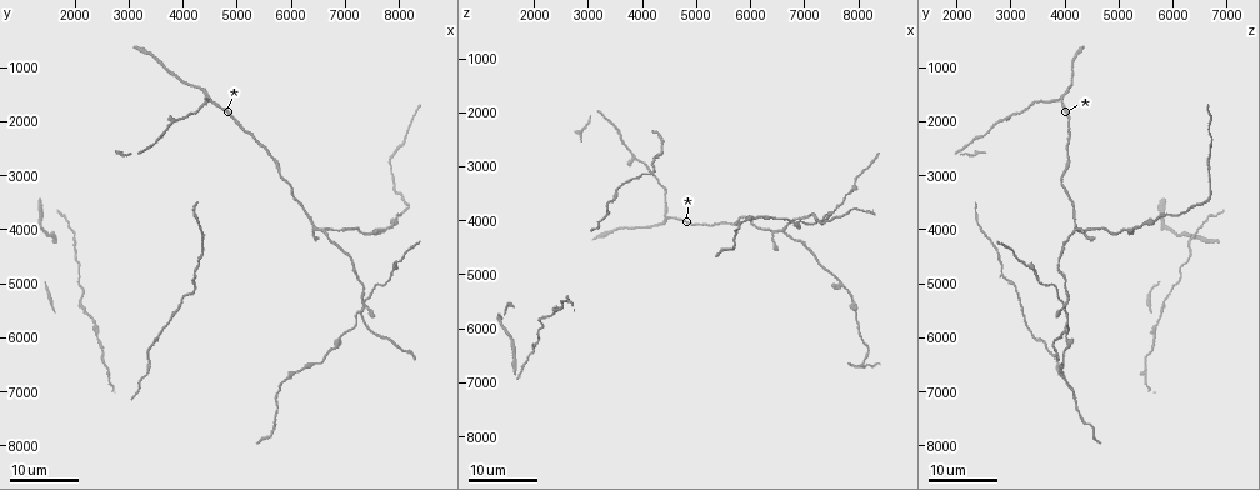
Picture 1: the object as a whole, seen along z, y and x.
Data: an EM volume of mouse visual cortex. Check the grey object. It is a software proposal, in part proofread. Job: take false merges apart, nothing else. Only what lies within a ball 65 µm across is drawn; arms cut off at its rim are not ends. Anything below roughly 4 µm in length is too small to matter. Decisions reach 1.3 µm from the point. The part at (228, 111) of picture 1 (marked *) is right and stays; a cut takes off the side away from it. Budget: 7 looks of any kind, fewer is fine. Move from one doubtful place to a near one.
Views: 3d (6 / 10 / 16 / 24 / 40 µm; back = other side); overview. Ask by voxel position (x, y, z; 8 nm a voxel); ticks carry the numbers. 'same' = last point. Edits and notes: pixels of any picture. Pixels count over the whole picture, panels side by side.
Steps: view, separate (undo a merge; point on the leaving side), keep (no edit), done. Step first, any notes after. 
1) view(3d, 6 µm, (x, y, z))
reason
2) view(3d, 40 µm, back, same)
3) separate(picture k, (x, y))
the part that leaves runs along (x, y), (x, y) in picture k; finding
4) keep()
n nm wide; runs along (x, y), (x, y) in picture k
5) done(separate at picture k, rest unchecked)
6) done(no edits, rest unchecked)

view(3d, 16 µm, (4400, 1600, 3900))
side arm on a straight run

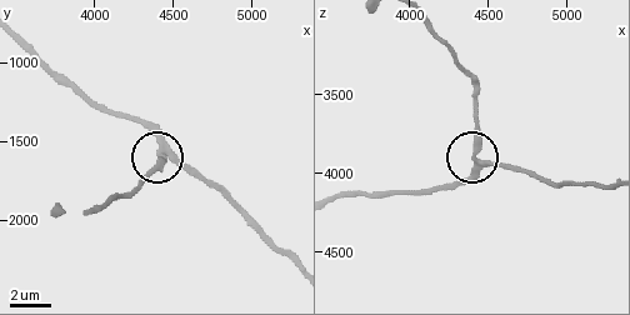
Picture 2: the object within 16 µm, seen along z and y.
view(3d, 6 µm, (4420, 1560, 3880))
closer look

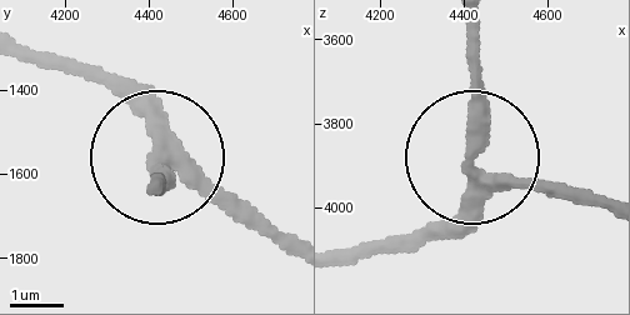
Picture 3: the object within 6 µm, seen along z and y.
keep()
runs along (600, 200), (470, 169), (416, 249) in picture 3; one neuron here

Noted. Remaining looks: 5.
view(3d, 16 µm, (7300, 5400, 3950))
looks like a crossing

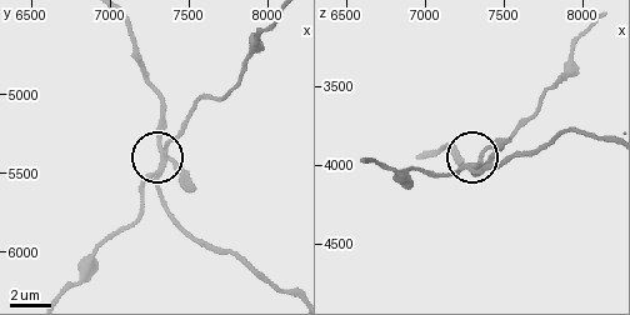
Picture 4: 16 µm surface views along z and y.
view(3d, 6 µm, (7360, 5380, 3980))

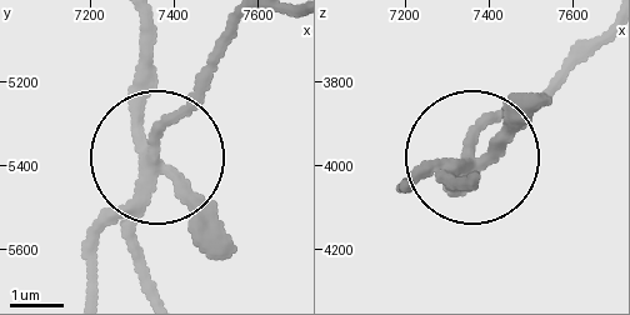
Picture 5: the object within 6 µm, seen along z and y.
separate(picture 5, (169, 115))
240 nm wide; the part that leaves runs along (139, 184), (103, 233), (98, 286) in picture 5; a second neuron is stuck on

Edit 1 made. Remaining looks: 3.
view(overview)
redraw

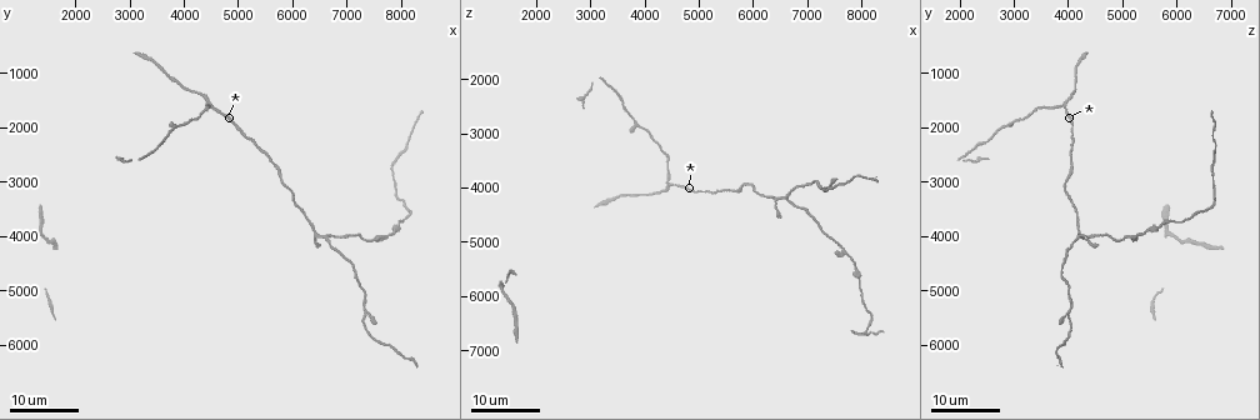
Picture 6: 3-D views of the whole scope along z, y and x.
view(3d, 24 µm, (6600, 4050, 4200))
arms part here

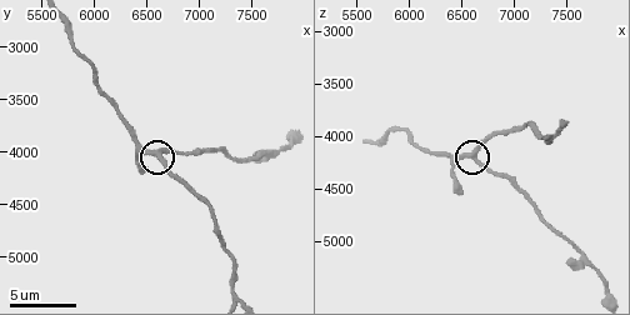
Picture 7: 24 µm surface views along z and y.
view(3d, 6 µm, (6640, 3980, 4200))
zoom in

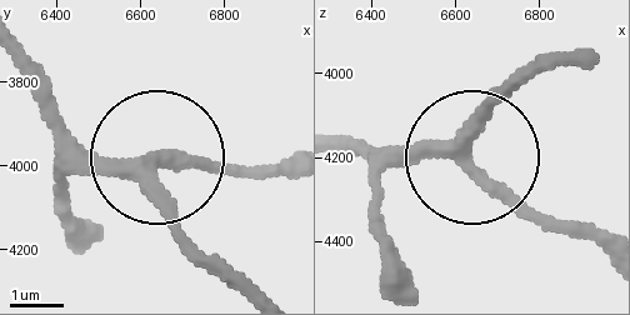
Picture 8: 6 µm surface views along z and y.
keep()
3 arms; all the same neuron

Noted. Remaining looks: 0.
done(separate at picture 5, rest unchecked)

